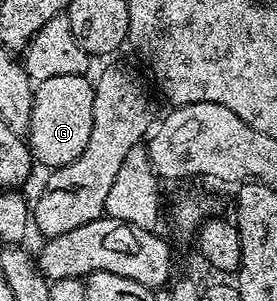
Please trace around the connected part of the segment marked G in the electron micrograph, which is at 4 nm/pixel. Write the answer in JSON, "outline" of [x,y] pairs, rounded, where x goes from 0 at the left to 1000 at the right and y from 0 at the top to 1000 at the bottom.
{"outline":[[[314,246],[166,256],[126,279],[94,472],[116,525],[162,561],[245,551],[310,488],[336,412],[339,276]]]}

